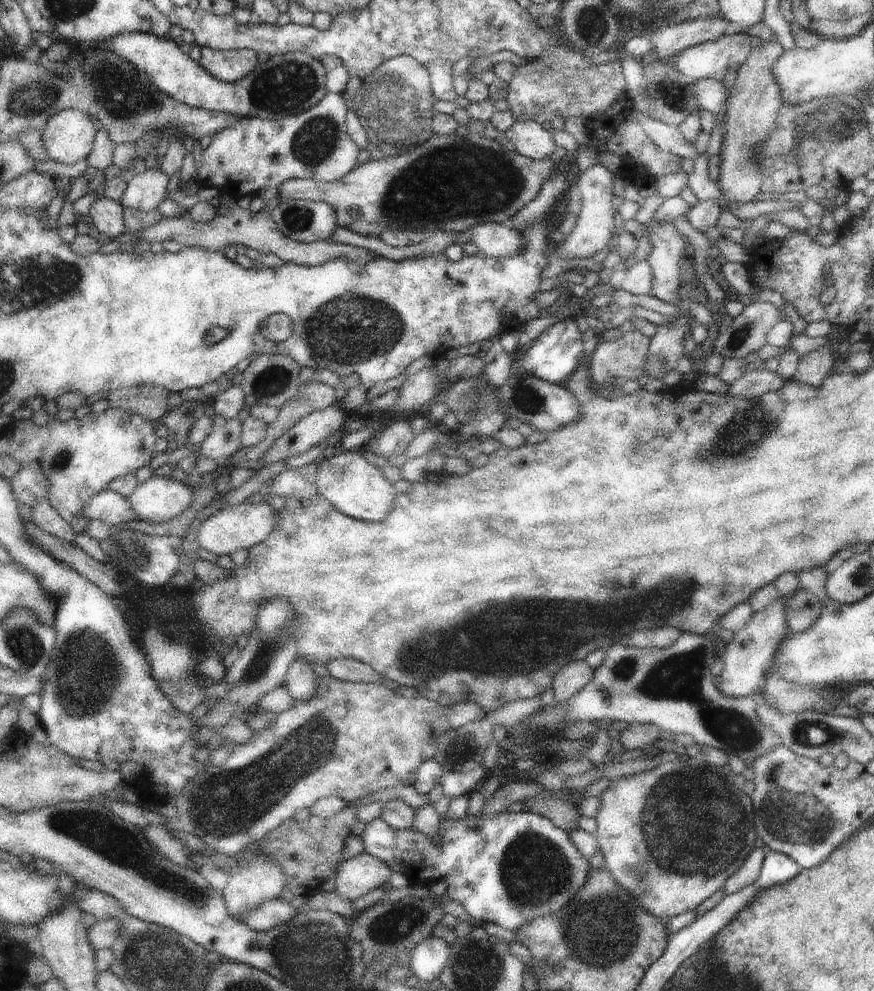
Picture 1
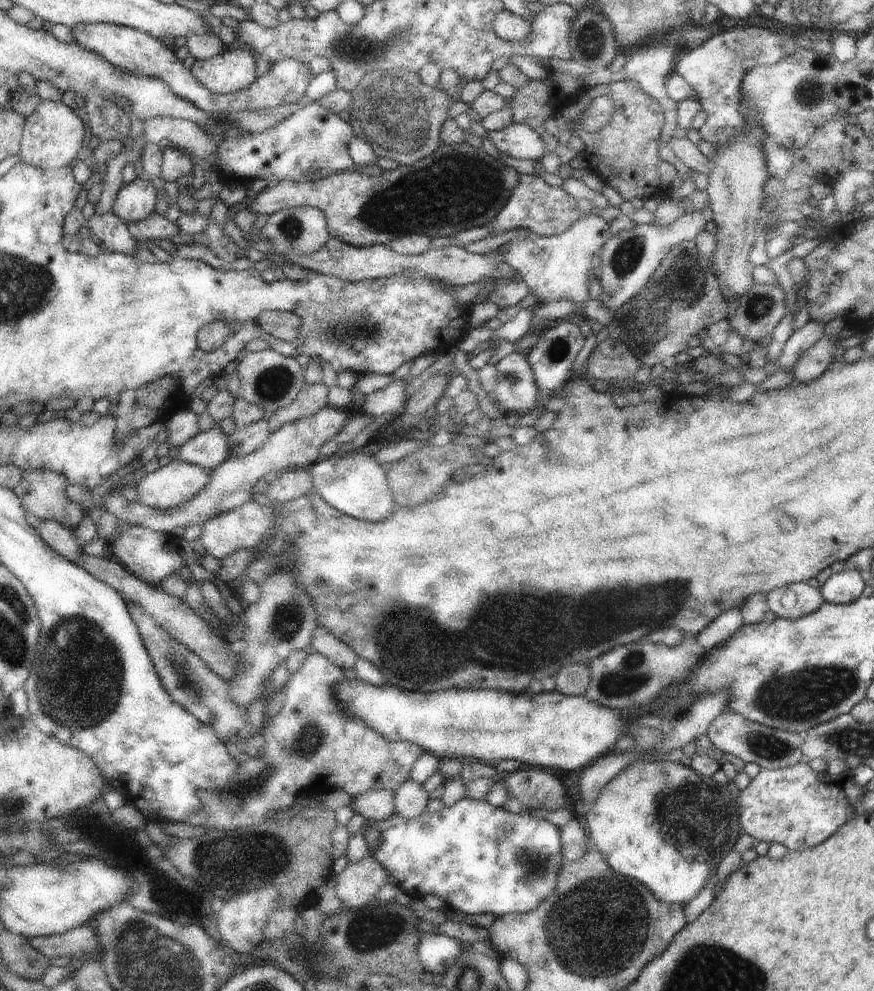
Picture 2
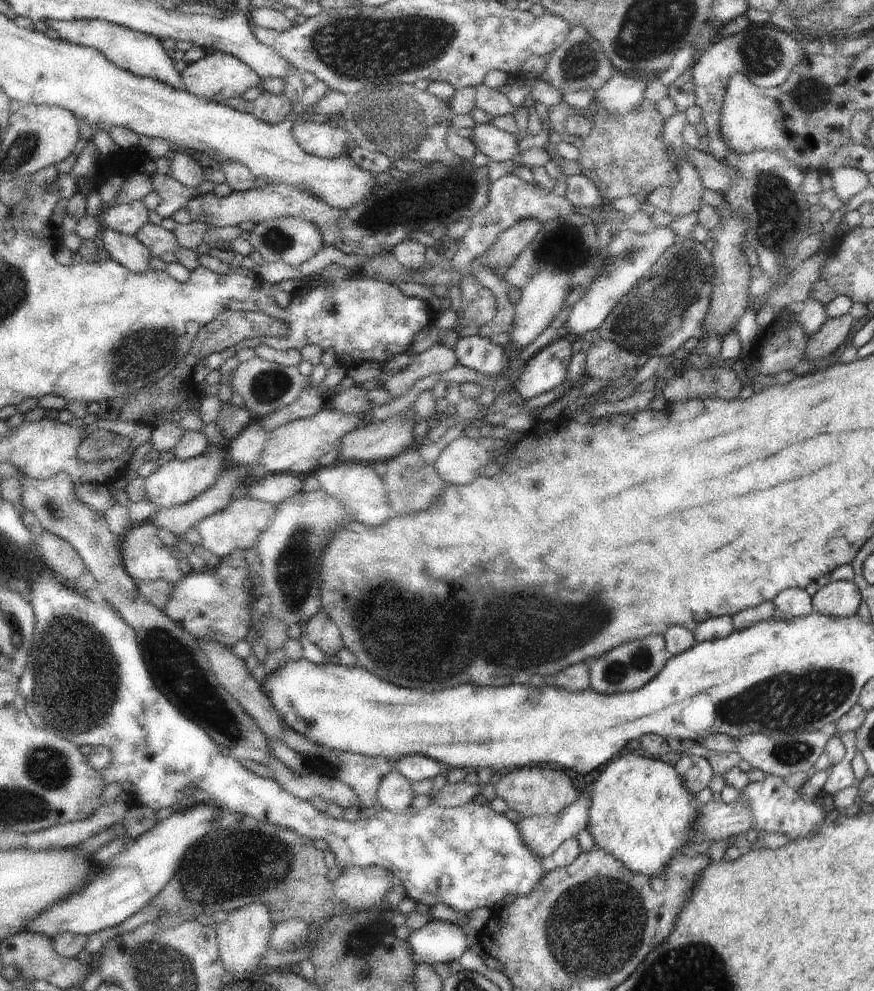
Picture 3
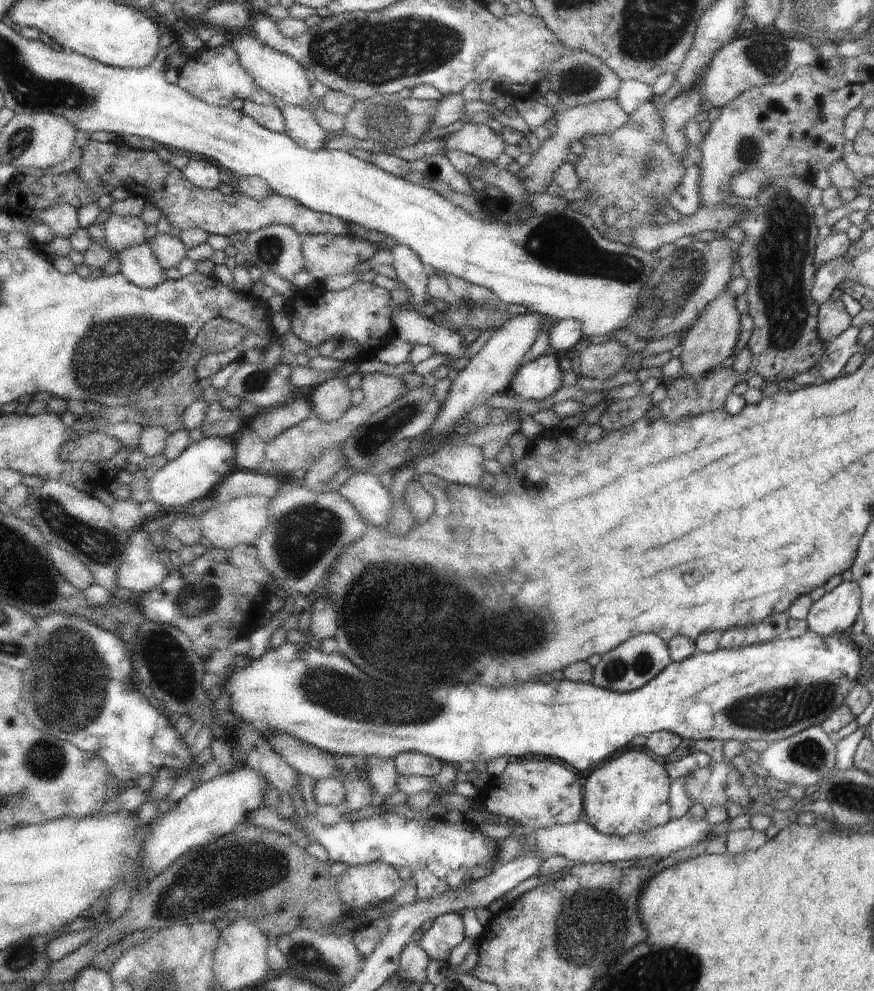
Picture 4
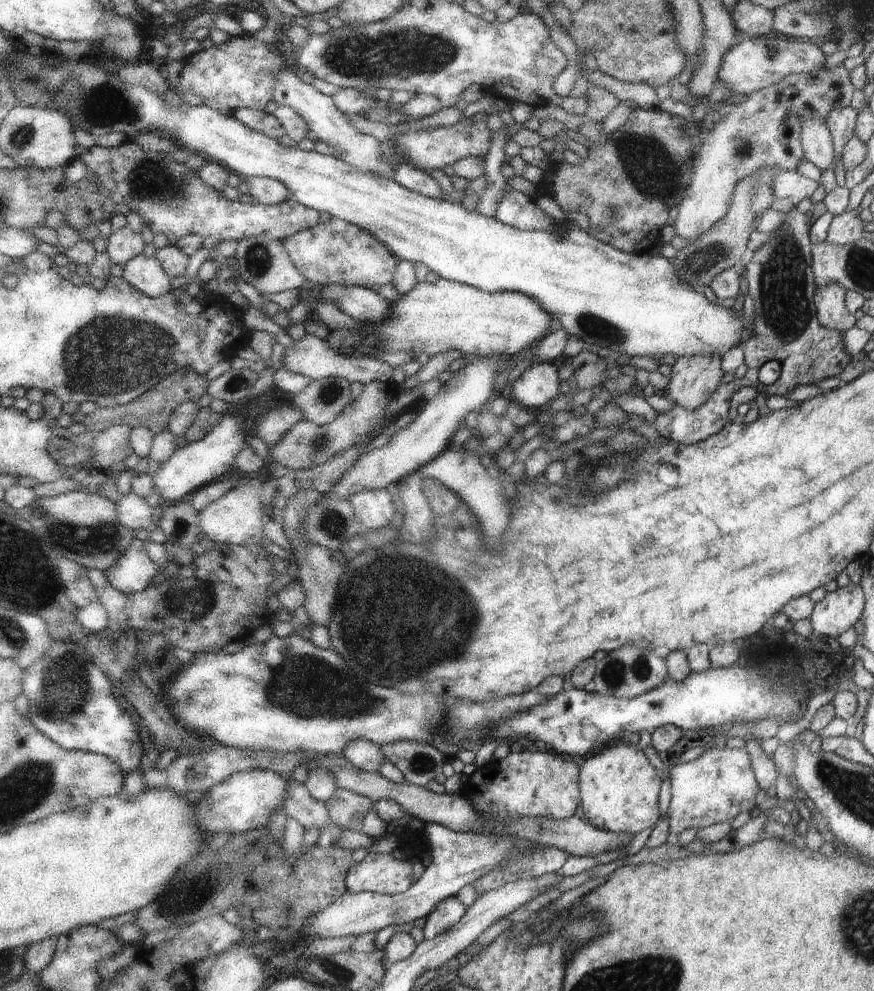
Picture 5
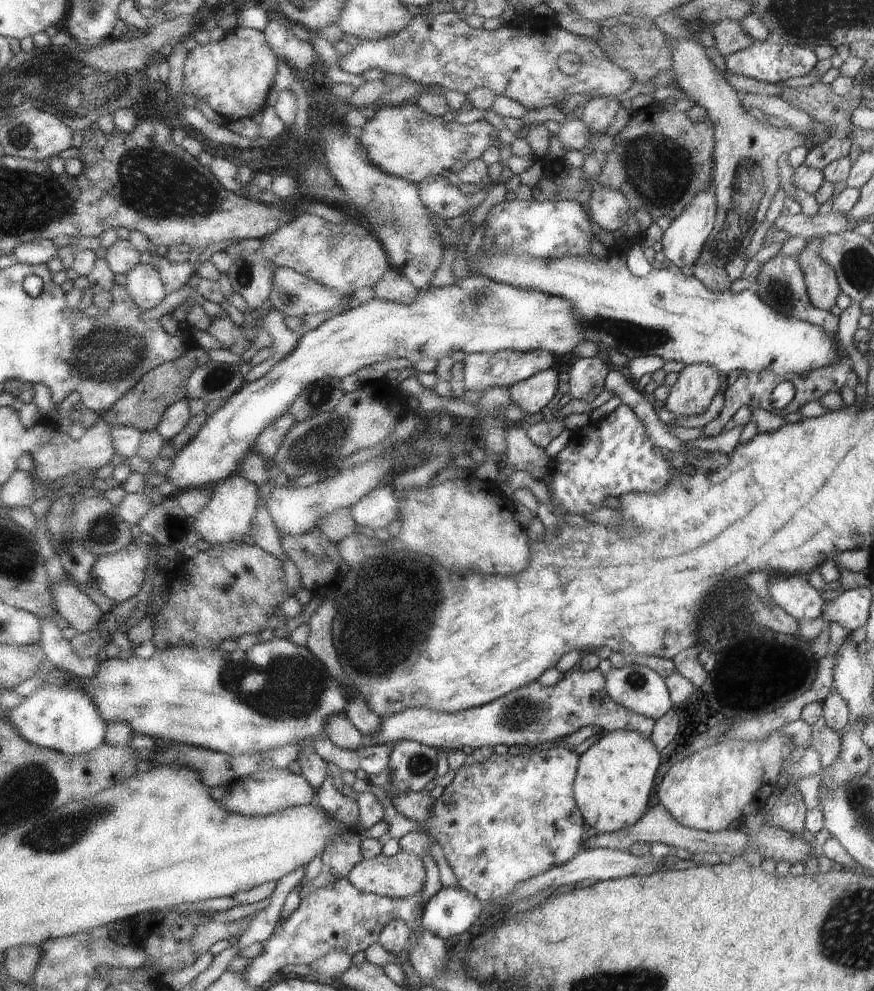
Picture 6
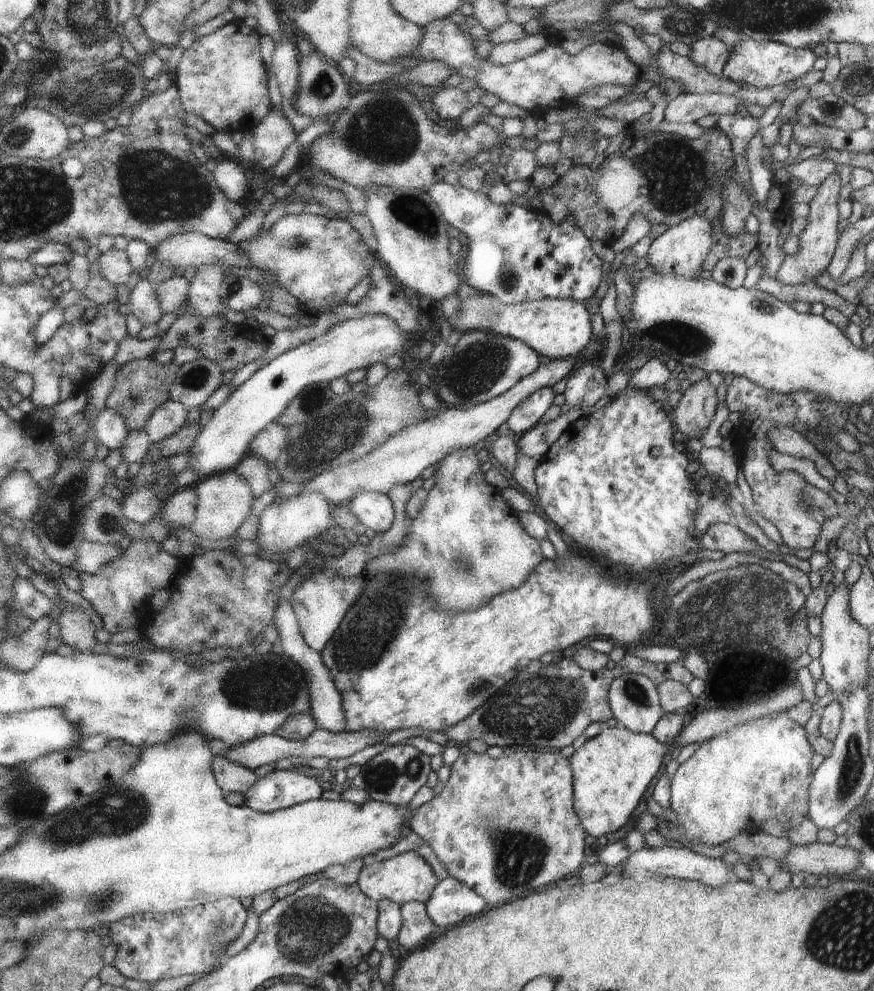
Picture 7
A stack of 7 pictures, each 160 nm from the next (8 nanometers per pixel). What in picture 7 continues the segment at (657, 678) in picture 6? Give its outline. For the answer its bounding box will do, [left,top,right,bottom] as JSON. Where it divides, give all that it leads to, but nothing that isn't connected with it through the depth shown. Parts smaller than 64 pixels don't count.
[609,673,664,733]

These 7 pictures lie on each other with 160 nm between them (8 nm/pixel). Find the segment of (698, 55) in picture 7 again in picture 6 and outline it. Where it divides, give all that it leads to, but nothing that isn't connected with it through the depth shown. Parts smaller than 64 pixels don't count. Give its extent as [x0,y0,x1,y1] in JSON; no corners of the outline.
[710,20,754,58]

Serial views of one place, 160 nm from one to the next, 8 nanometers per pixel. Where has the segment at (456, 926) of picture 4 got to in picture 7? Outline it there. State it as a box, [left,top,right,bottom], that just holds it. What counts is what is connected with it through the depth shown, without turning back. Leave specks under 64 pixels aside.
[425,876,489,929]

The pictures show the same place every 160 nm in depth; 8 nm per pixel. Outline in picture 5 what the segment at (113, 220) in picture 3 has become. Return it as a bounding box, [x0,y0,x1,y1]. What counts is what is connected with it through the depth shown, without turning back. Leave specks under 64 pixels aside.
[106,226,144,264]

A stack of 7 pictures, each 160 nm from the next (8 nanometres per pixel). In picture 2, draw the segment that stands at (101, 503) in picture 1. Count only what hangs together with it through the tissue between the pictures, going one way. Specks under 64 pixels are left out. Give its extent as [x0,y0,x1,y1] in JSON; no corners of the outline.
[99,405,353,534]

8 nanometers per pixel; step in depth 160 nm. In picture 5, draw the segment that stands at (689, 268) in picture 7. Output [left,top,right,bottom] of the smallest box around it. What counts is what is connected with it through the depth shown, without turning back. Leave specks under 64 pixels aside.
[673,64,854,242]

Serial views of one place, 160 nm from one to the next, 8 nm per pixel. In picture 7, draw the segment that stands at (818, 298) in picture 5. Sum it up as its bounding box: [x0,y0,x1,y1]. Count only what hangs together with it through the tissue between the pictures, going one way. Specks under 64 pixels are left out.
[775,173,842,285]

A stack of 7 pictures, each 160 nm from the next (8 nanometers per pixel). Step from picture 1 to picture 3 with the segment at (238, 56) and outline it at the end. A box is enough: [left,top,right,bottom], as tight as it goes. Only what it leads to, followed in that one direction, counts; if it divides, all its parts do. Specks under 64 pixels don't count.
[182,52,263,101]

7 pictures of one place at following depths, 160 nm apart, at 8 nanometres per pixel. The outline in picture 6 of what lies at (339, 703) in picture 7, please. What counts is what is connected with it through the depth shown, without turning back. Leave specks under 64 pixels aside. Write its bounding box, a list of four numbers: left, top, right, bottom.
[317,711,363,751]

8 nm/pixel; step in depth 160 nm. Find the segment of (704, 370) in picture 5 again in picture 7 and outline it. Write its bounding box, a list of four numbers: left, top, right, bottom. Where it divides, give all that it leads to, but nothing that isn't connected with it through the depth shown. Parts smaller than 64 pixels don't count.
[673,376,722,439]

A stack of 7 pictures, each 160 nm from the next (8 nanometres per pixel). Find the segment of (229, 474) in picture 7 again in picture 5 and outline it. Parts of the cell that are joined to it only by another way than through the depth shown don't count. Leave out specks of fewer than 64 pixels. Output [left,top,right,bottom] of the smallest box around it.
[199,478,265,545]

